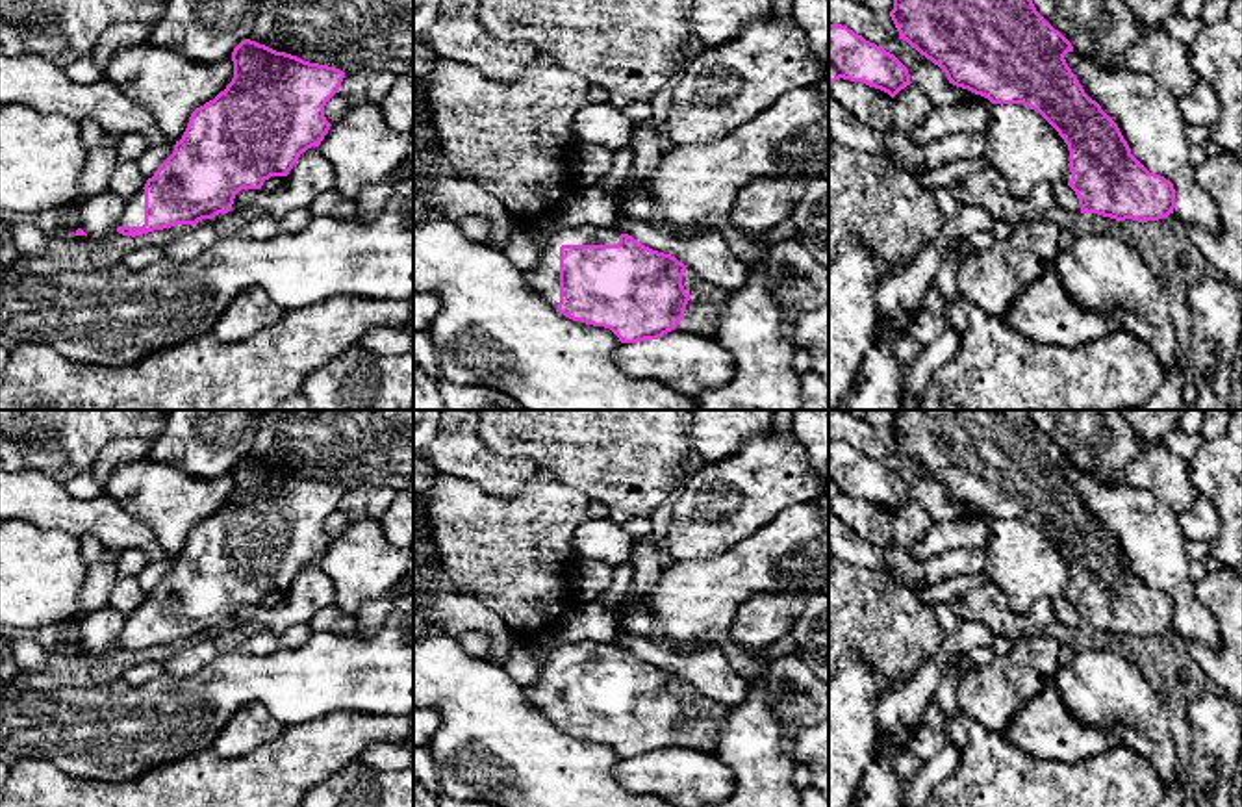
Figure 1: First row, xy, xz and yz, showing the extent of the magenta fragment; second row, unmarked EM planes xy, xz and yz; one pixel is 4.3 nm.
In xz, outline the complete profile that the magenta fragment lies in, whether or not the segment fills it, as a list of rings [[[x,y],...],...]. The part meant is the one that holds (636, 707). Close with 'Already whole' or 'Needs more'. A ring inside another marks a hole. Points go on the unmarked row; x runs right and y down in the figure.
[[[567,642],[539,666],[539,681],[525,688],[532,705],[565,733],[610,744],[621,759],[658,755],[677,744],[690,709],[682,701],[686,681],[653,666],[615,642]]]. Needs more

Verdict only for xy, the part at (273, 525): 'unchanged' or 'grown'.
grown

